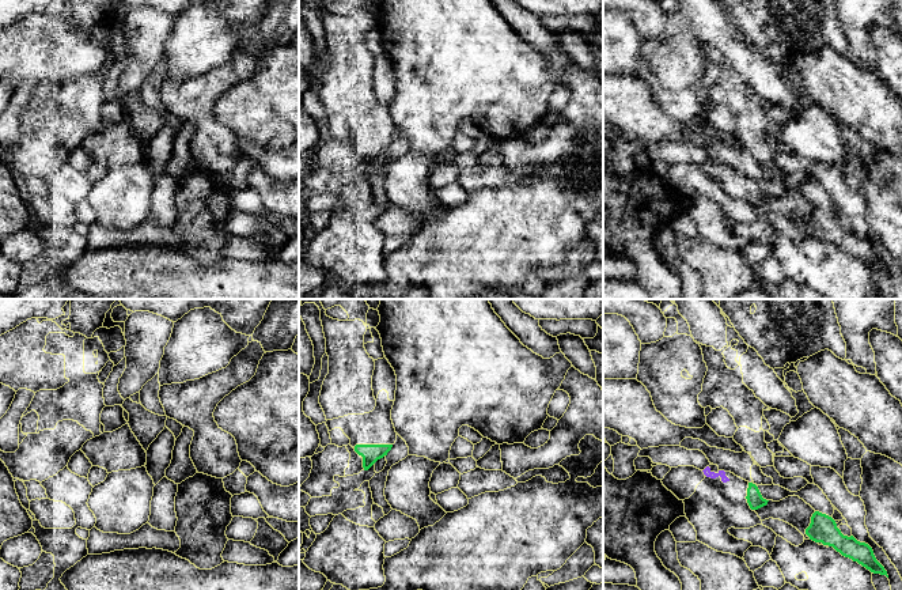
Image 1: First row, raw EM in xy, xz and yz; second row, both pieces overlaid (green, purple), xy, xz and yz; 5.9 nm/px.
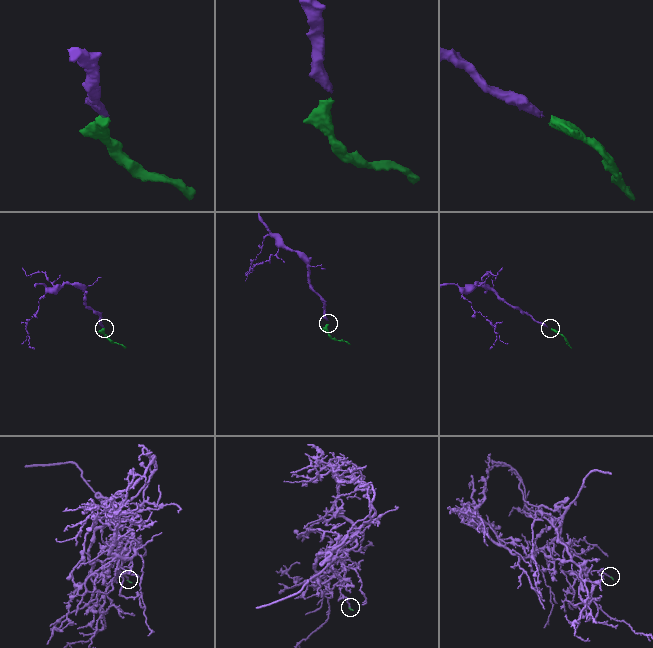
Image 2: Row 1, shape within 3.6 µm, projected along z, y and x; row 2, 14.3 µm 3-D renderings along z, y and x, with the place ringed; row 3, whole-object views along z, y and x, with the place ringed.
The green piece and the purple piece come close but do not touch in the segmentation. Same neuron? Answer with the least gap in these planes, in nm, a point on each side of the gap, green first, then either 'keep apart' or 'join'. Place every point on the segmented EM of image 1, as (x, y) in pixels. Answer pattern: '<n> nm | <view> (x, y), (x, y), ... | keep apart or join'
120 nm | yz (749, 483), (728, 480) | join

